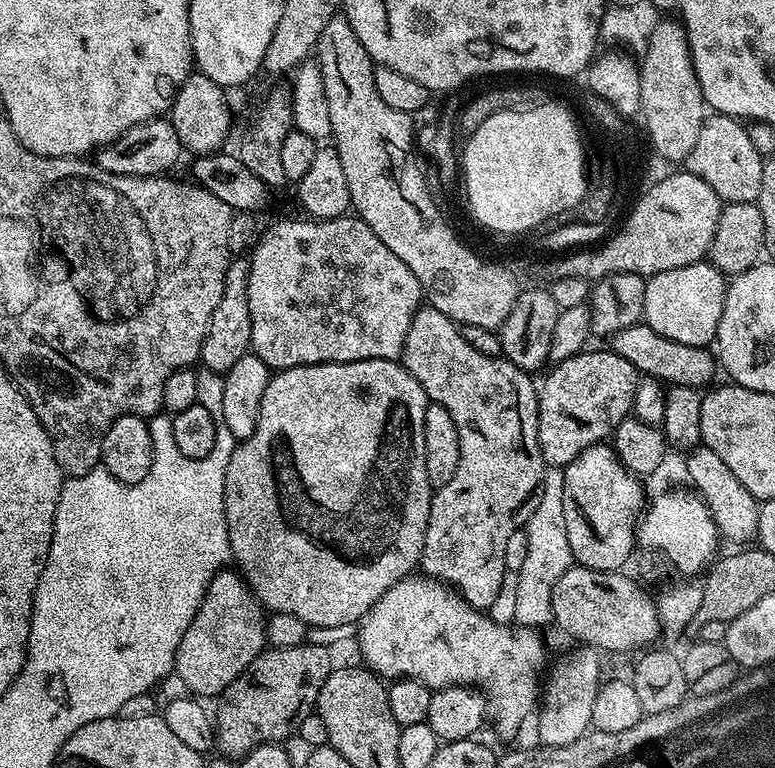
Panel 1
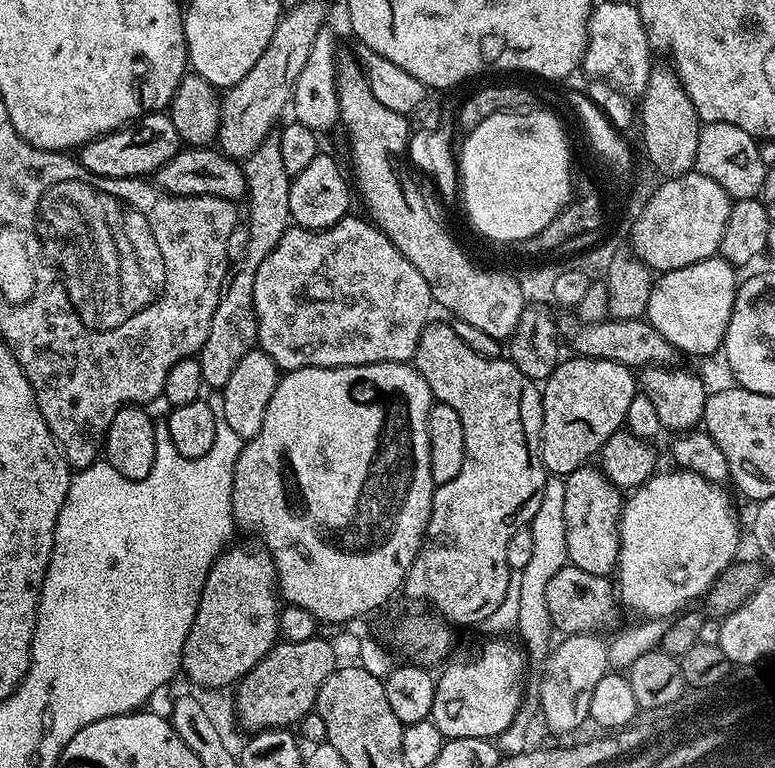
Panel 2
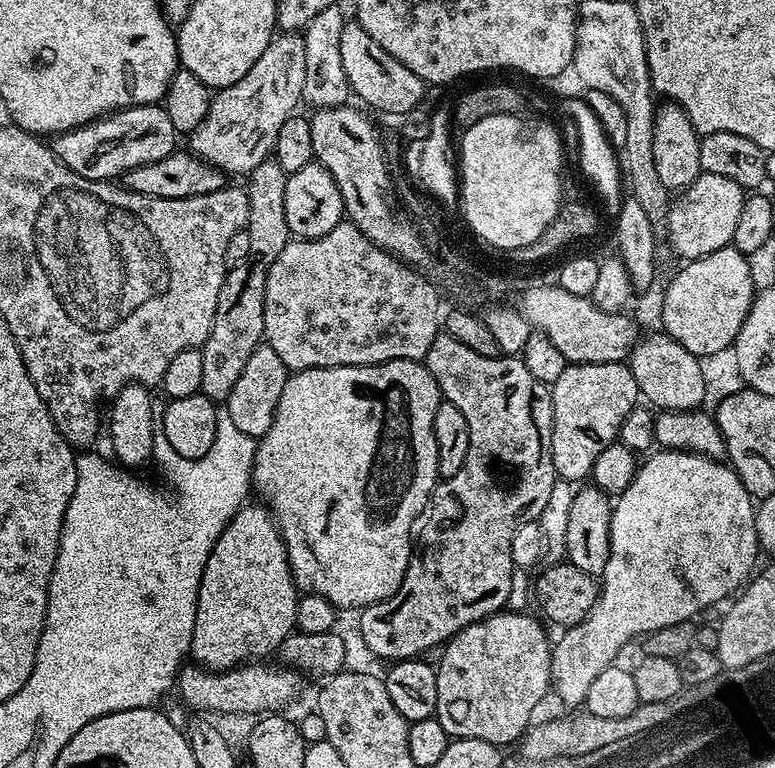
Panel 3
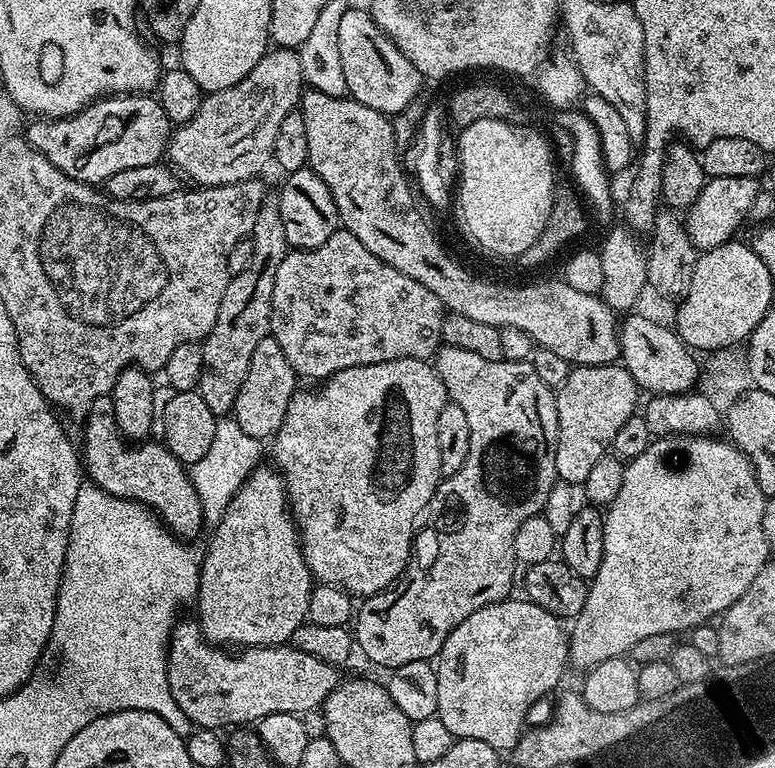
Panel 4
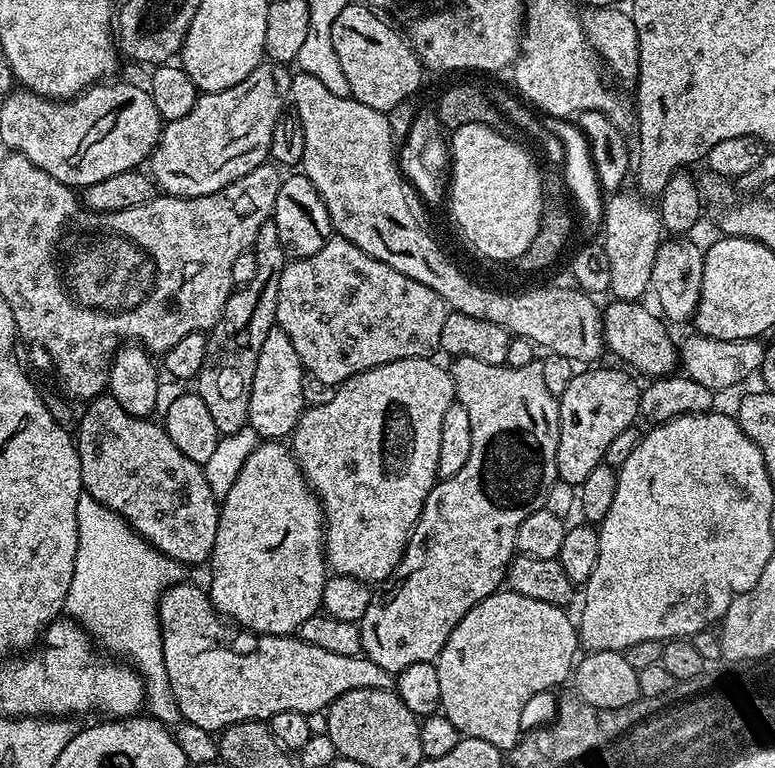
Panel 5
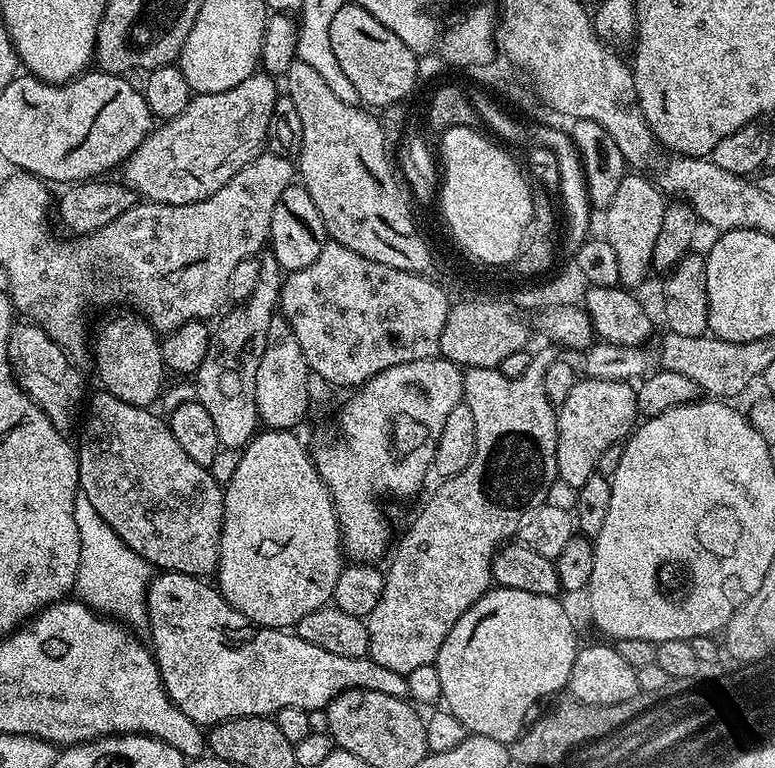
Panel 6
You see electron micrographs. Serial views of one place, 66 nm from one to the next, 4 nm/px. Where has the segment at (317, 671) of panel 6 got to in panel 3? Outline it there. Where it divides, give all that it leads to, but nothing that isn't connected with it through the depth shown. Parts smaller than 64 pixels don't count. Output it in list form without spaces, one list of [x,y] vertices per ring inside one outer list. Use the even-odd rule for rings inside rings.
[[[245,662],[239,668],[217,673],[199,666],[184,666],[178,673],[178,692],[180,688],[181,698],[196,712],[205,708],[208,712],[276,714],[299,698],[301,677],[291,667],[268,663],[272,662]]]

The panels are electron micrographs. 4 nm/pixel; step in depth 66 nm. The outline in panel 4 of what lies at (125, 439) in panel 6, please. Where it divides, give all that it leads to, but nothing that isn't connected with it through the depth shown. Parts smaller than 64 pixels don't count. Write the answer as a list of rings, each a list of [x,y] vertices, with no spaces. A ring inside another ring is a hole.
[[[111,411],[87,413],[82,444],[82,468],[87,479],[102,490],[123,500],[138,500],[145,508],[159,515],[169,532],[192,538],[200,527],[205,527],[204,507],[200,492],[194,490],[189,469],[163,443],[129,442],[116,428]]]

